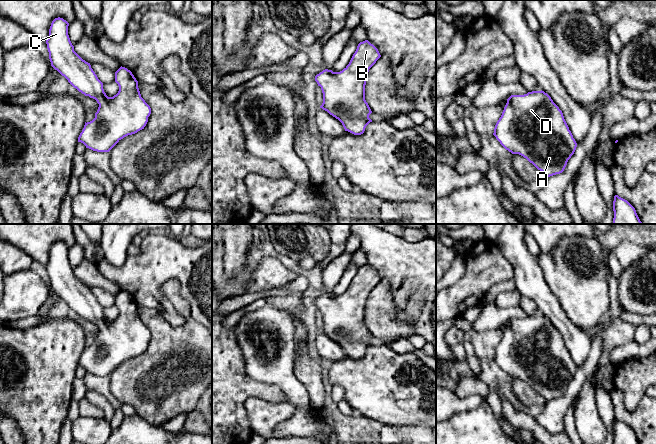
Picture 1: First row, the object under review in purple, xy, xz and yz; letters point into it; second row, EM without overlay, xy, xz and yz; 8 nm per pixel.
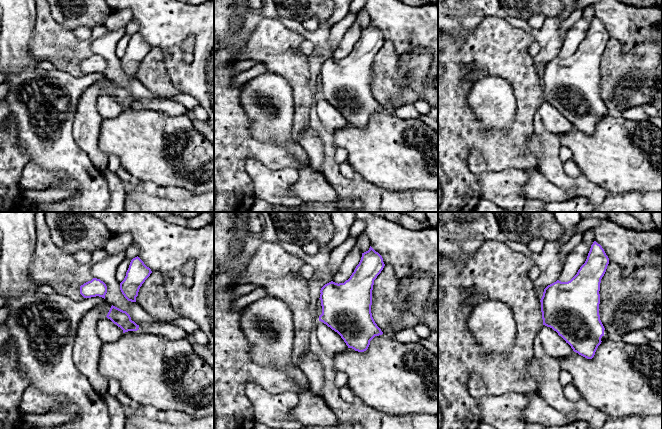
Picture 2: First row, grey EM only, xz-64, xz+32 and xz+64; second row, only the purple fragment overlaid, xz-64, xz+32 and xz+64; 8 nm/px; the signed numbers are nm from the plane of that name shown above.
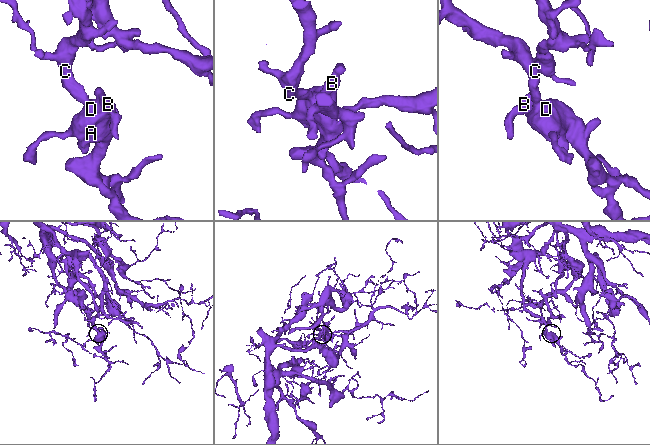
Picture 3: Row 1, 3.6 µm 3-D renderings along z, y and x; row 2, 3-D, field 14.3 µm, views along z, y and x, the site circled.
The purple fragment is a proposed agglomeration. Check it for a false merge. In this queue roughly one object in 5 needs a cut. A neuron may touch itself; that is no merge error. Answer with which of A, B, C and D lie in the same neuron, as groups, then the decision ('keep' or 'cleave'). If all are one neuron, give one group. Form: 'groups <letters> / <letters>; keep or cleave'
groups A B C D; keep

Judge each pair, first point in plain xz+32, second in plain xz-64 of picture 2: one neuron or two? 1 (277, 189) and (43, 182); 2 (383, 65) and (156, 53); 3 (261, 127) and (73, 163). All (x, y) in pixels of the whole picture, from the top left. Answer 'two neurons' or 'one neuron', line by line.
1: one neuron
2: one neuron
3: one neuron

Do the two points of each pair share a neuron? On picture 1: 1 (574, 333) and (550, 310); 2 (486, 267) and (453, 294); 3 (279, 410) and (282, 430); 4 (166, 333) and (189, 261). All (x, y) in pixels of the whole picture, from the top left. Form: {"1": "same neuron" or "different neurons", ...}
{"1": "same neuron", "2": "same neuron", "3": "different neurons", "4": "different neurons"}

